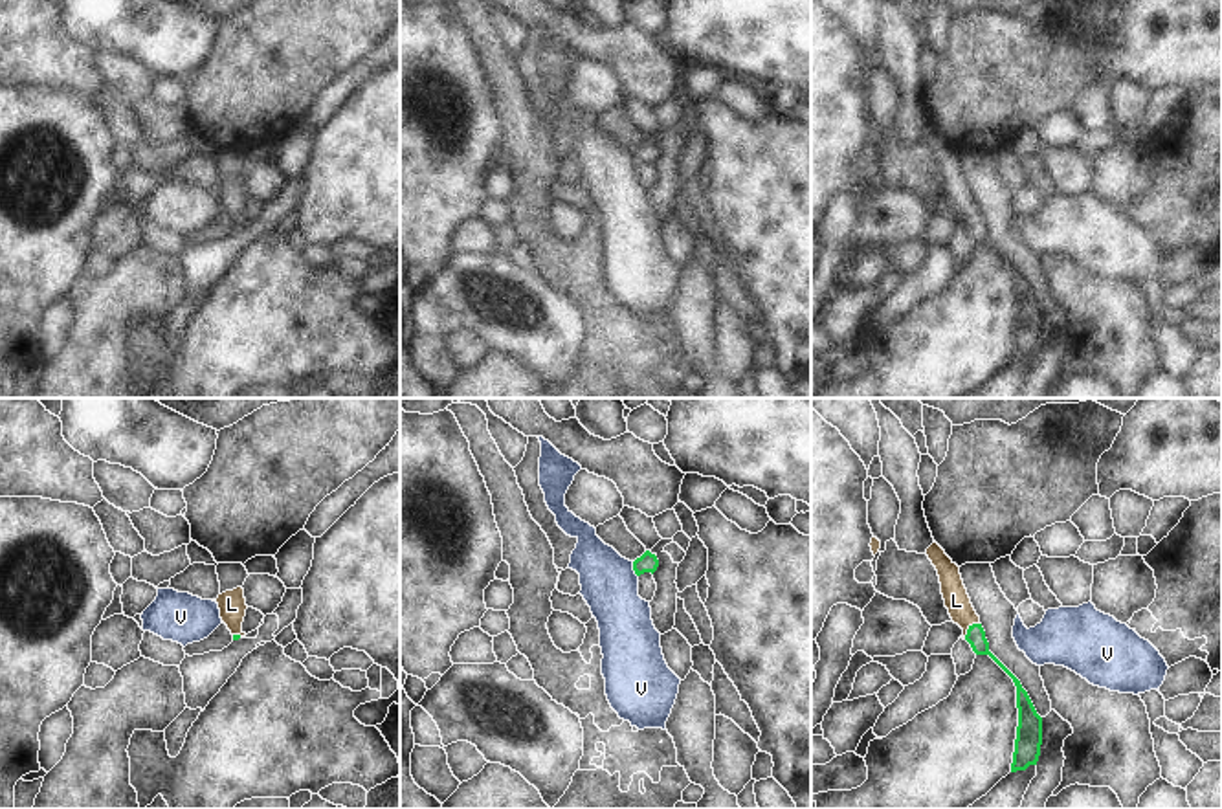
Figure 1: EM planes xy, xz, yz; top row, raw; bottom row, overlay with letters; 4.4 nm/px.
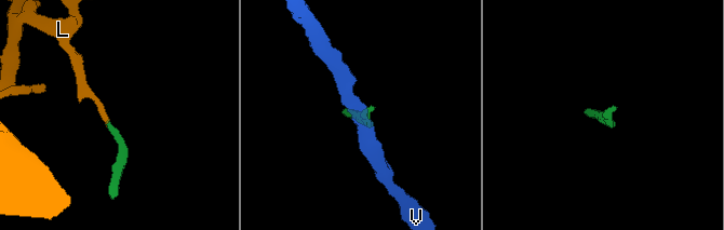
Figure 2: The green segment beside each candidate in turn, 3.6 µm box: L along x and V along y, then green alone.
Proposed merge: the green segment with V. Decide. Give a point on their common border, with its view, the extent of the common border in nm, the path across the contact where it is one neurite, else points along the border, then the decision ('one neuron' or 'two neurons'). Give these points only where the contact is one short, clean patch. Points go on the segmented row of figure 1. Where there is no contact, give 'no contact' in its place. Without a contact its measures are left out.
contact xz (633, 569); length 80 nm; border xz (632, 562), (637, 576); two neurons

